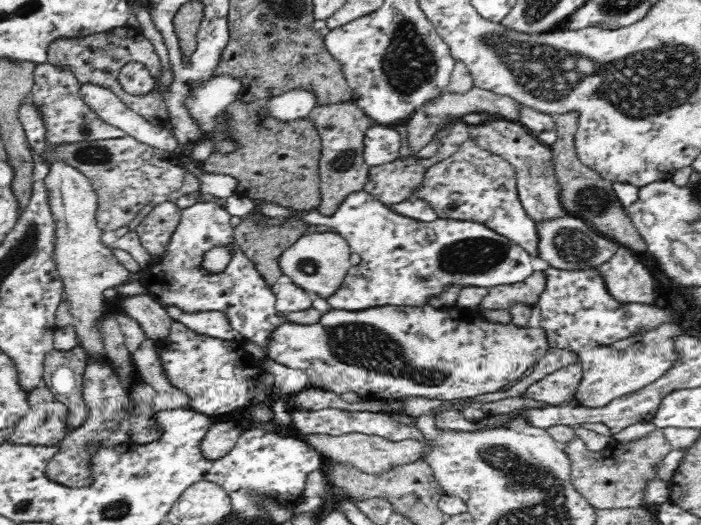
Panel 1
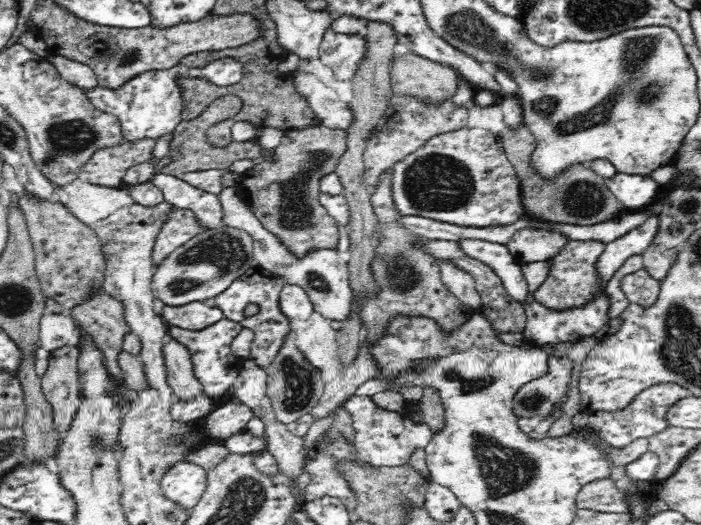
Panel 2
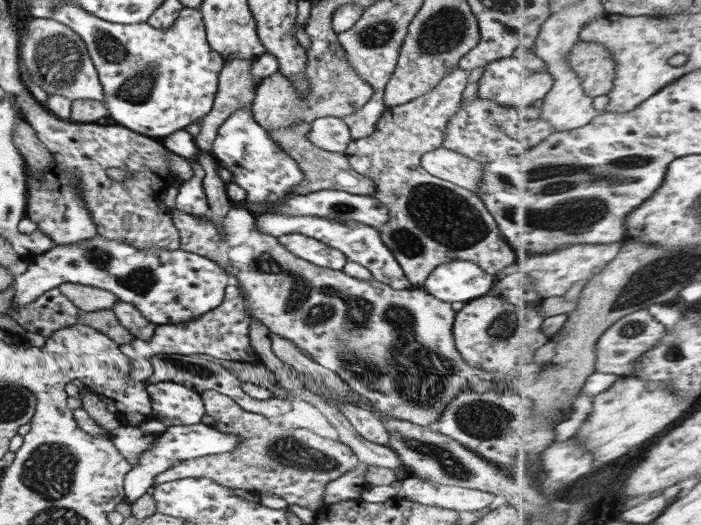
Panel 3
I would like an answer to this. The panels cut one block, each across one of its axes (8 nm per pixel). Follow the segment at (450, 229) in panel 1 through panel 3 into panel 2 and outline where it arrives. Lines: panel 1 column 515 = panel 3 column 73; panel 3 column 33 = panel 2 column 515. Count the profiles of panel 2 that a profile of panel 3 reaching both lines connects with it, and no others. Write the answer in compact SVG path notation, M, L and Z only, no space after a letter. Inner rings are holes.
M462 238L457 243L466 256L489 266L496 273L510 297L526 303L528 291L527 280L522 272L523 263L510 254L504 243L478 238Z

